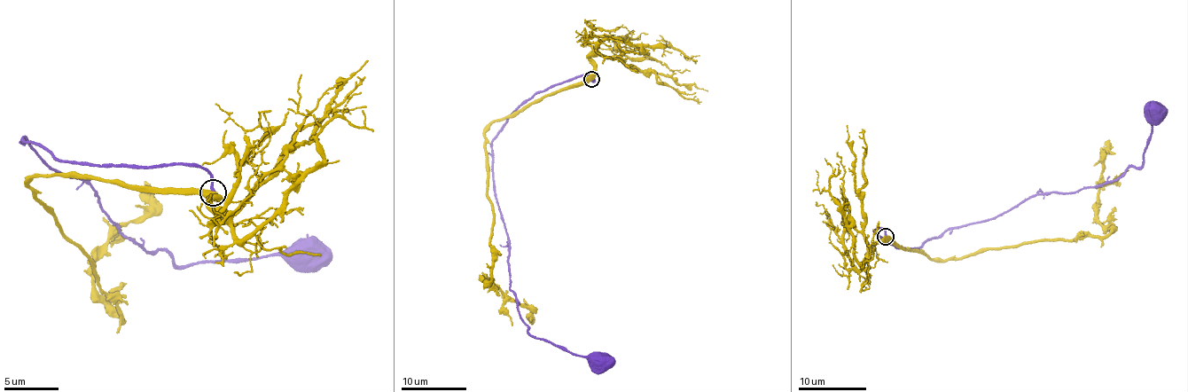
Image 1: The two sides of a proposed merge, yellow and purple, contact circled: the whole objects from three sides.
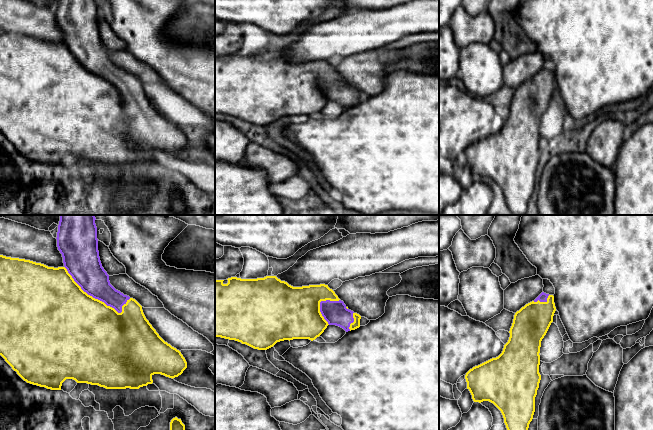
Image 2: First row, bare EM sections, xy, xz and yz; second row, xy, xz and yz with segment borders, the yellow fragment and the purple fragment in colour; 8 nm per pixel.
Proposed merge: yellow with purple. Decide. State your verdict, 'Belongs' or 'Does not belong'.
Belongs

